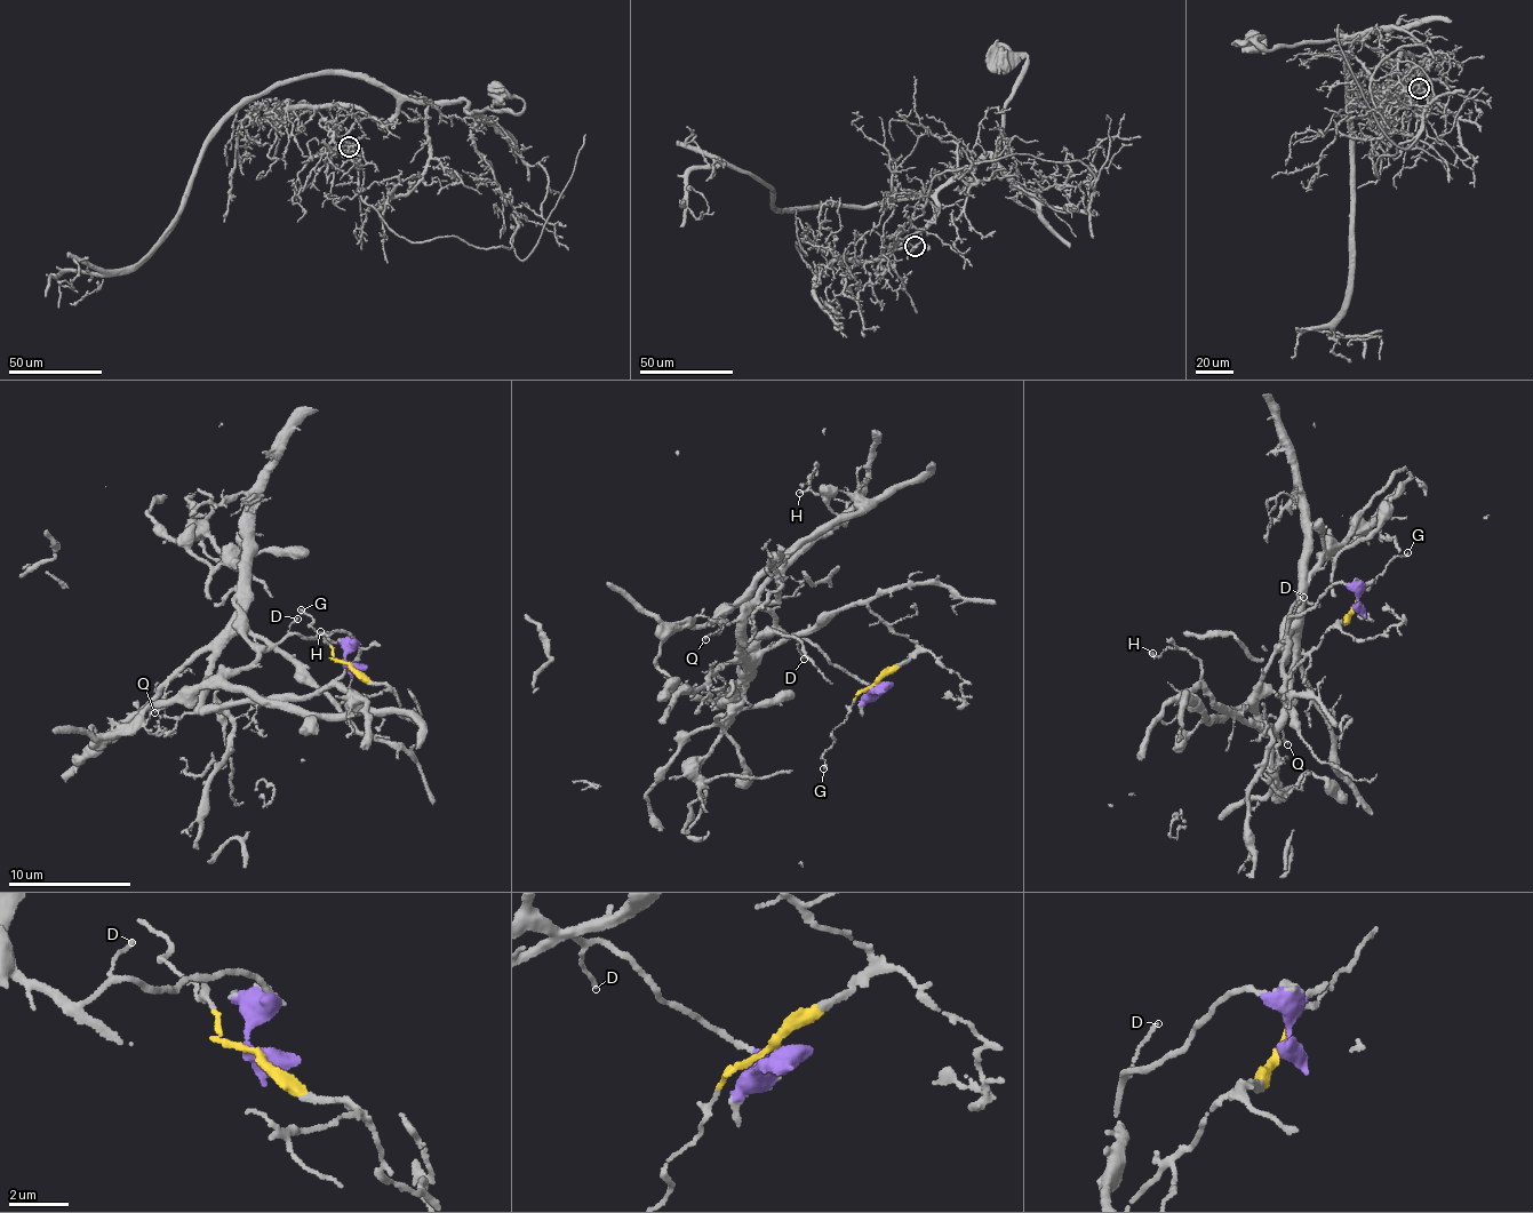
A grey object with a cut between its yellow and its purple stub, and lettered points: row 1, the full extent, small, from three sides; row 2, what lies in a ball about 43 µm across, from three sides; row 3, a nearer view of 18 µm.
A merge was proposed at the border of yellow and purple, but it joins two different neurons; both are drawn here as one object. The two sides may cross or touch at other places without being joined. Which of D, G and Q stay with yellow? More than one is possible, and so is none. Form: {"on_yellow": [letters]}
{"on_yellow": ["G"]}

